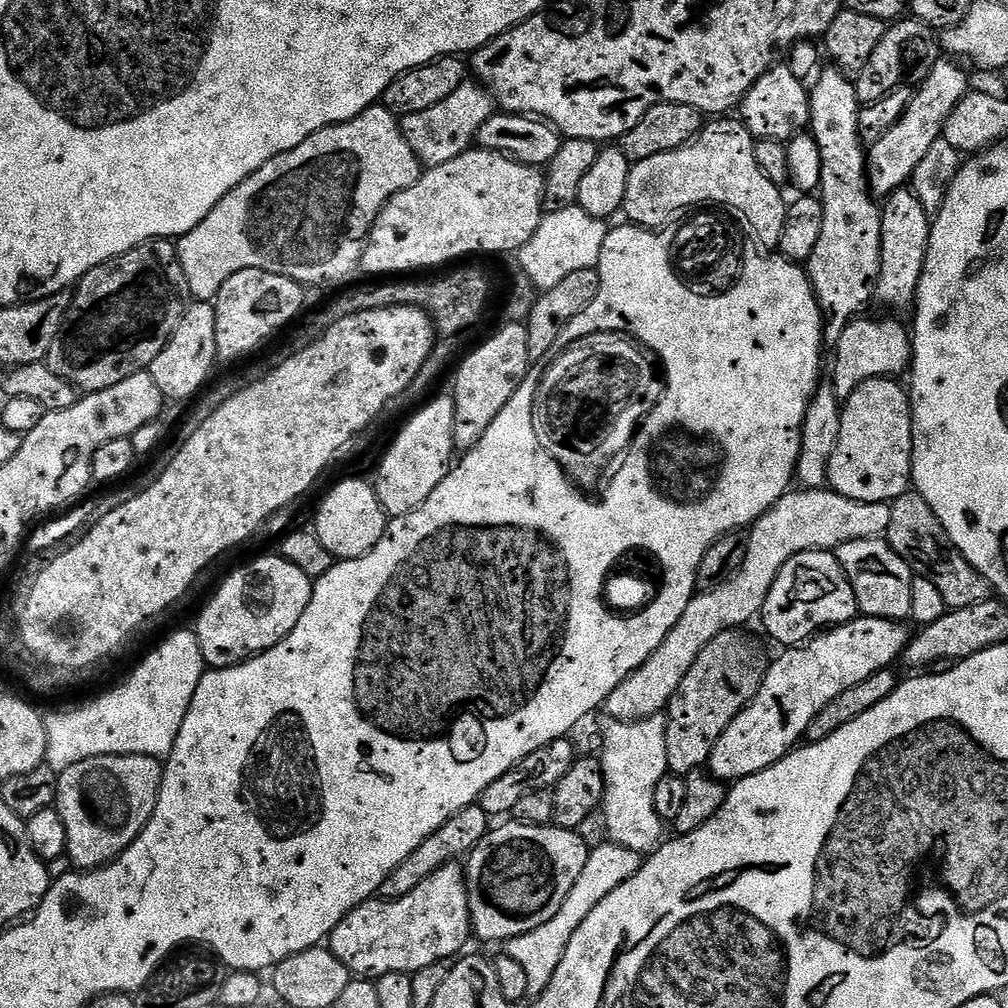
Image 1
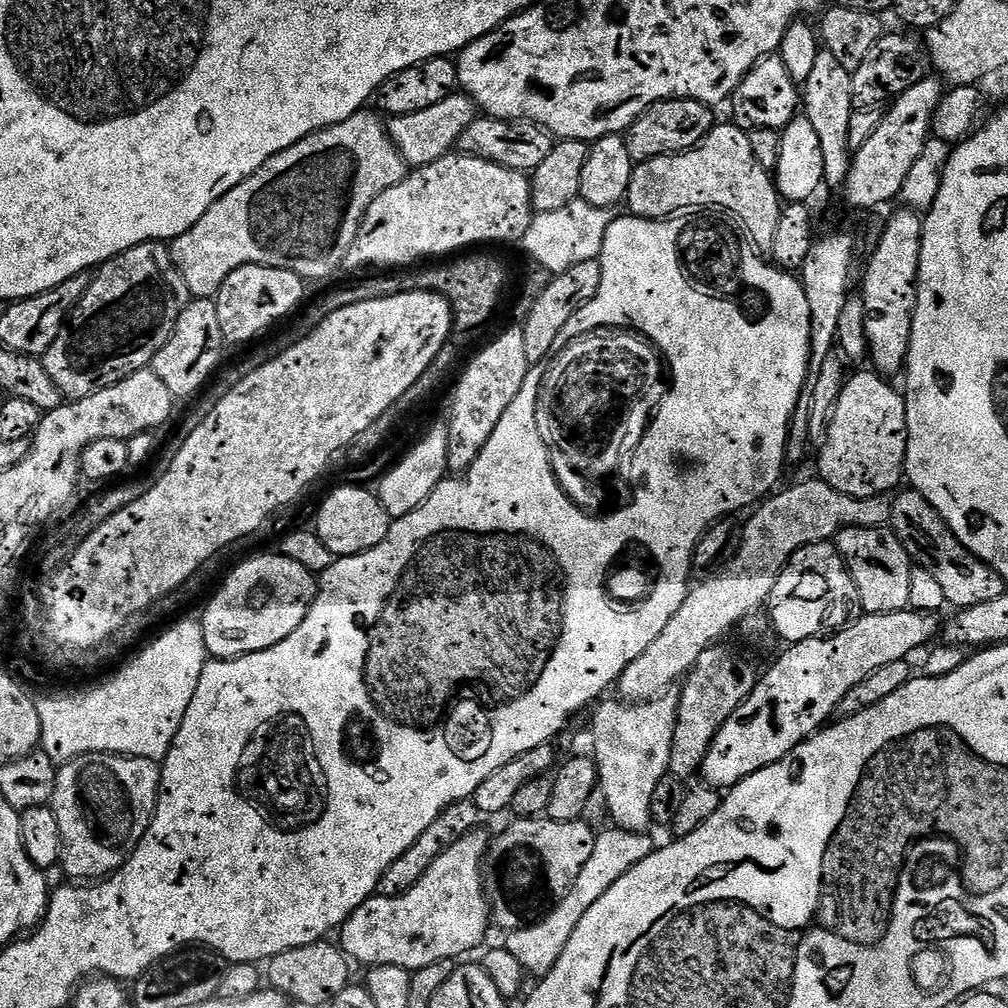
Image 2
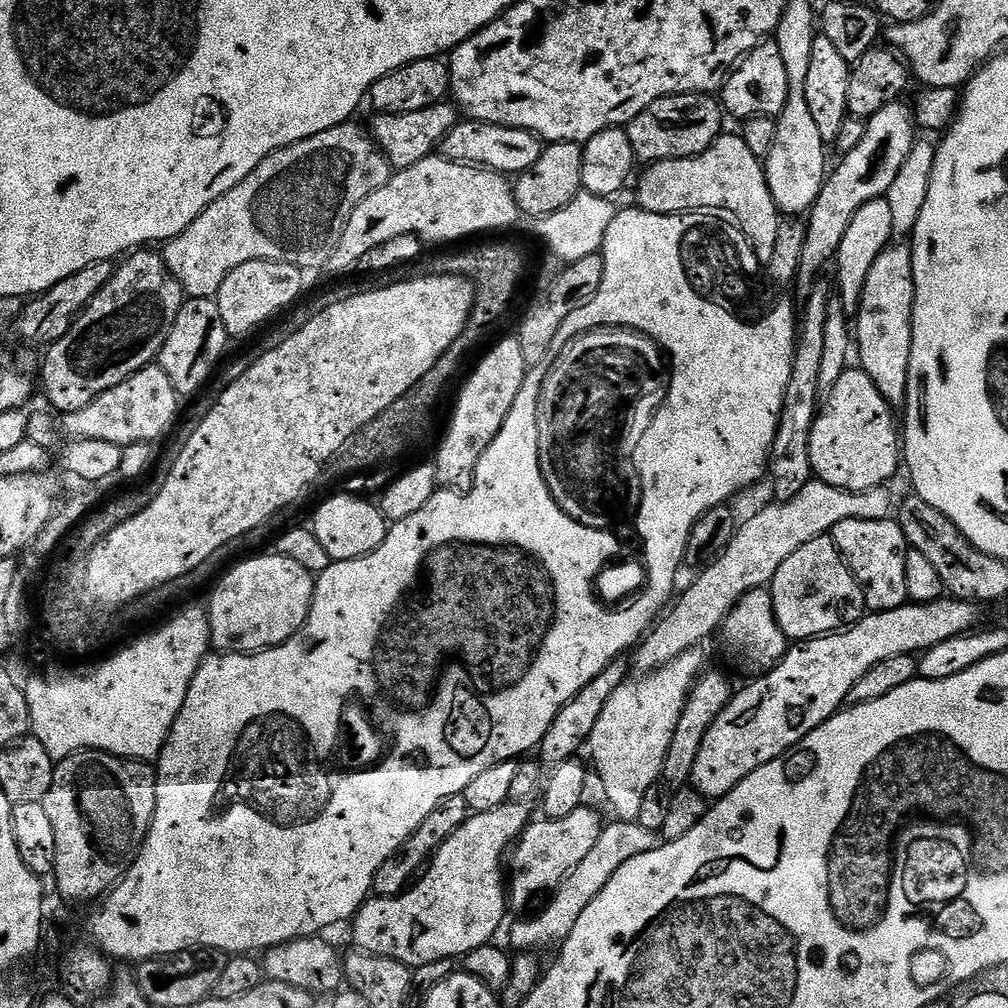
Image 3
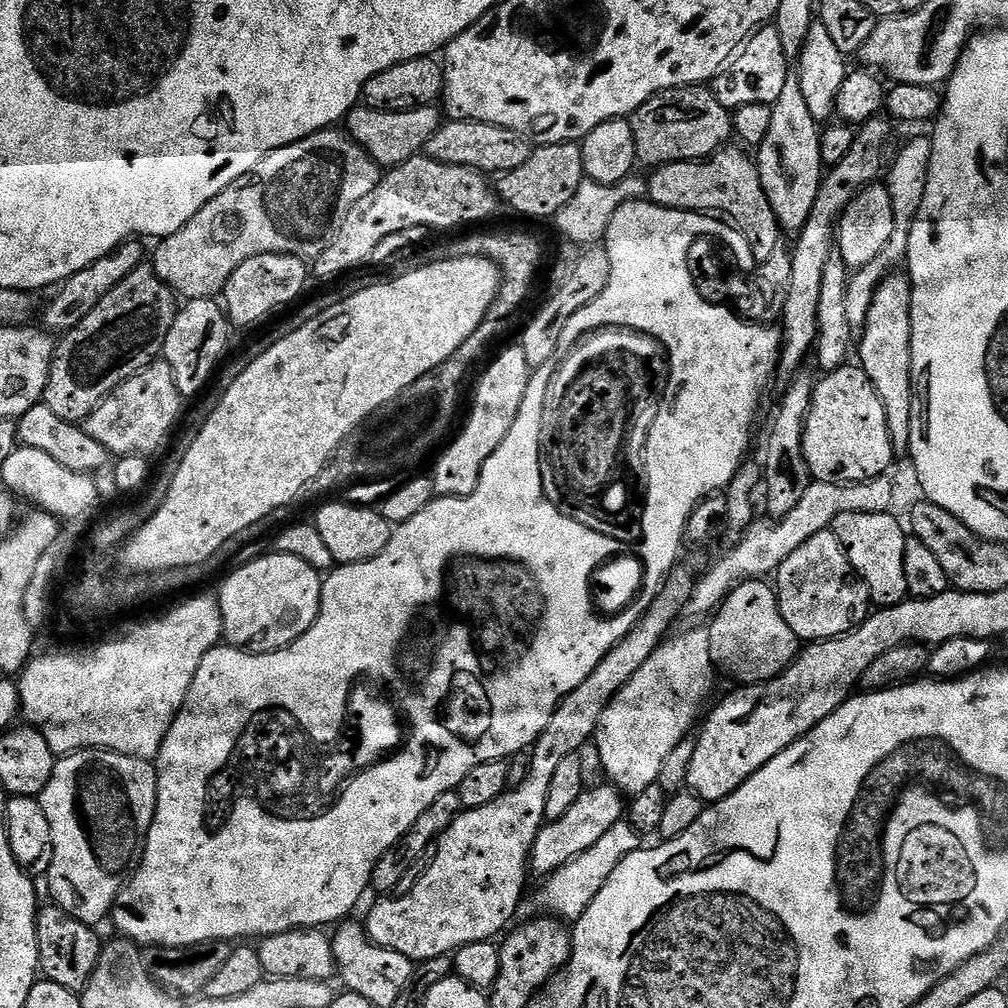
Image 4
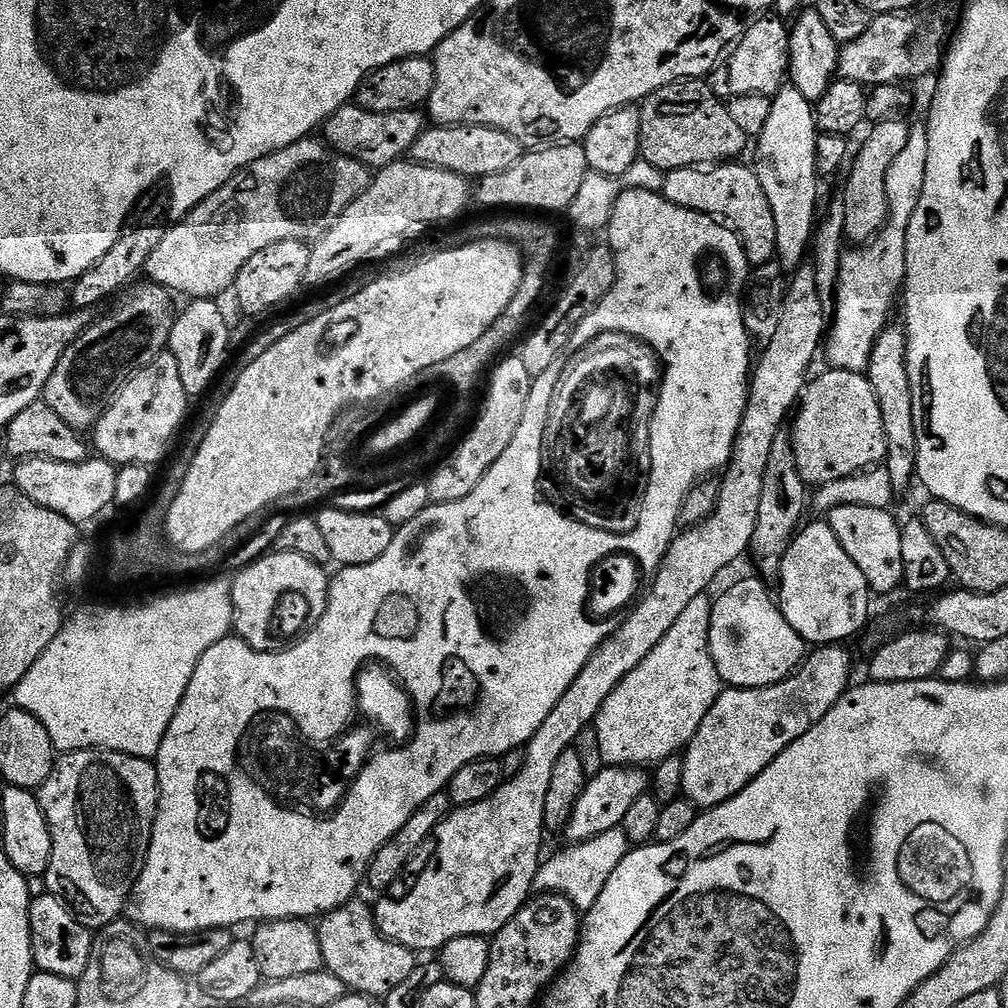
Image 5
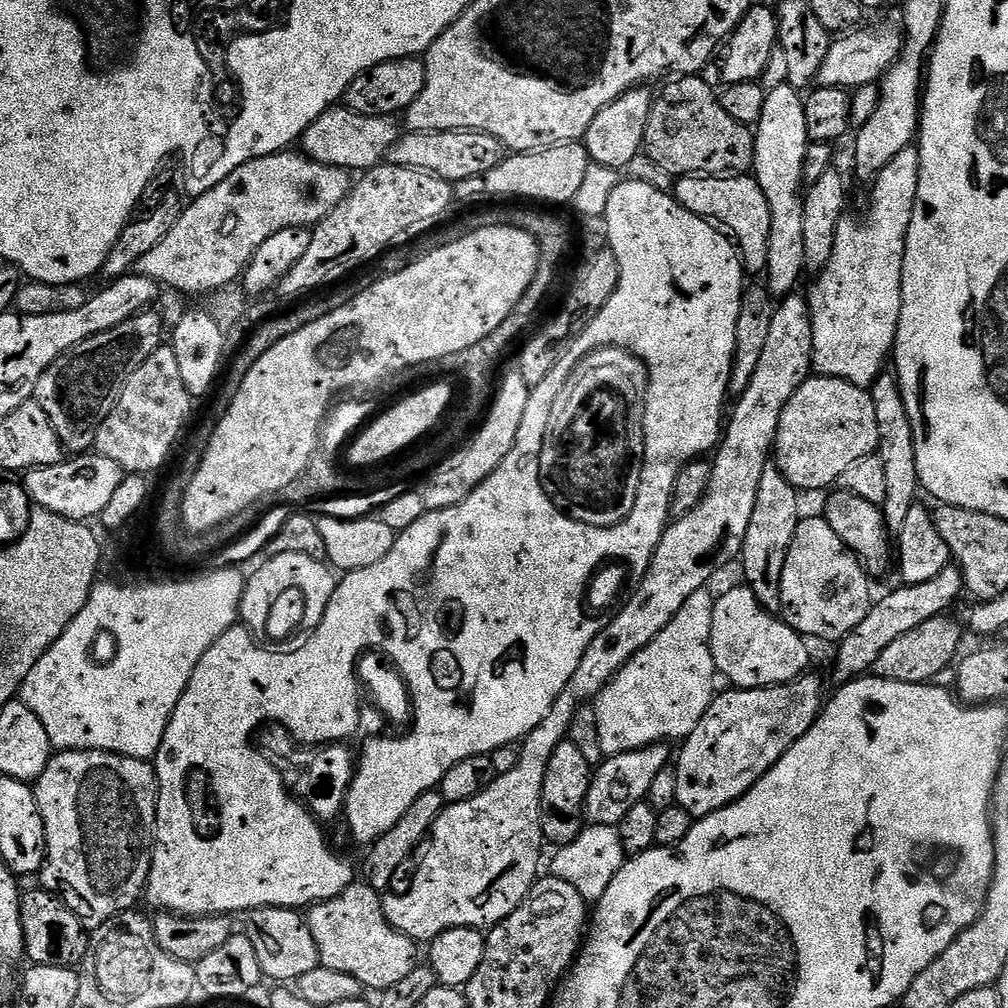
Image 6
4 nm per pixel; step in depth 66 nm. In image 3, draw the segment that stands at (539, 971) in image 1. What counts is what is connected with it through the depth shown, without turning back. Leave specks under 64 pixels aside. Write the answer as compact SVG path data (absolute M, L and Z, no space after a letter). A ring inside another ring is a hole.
M619 818L613 821L613 824L605 823L602 834L598 842L594 842L590 854L586 854L586 858L582 858L582 862L574 866L572 873L551 893L547 903L531 918L521 919L524 920L521 924L507 929L509 942L514 947L520 948L516 950L531 949L528 948L531 944L559 945L570 934L570 930L574 930L578 918L582 918L582 910L586 910L586 906L590 906L590 902L594 902L594 898L598 898L598 894L606 890L606 882L610 882L614 874L618 874L618 869L626 866L630 858L638 858L638 854L646 854L658 846L657 833L646 830L646 826L642 826L639 822ZM532 918L533 920L528 920Z

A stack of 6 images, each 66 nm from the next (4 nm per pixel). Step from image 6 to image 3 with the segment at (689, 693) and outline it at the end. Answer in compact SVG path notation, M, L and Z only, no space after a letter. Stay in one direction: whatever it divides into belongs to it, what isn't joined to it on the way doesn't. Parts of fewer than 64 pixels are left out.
M703 647L686 650L678 658L674 658L674 662L666 662L666 666L636 678L640 680L632 678L618 686L618 690L610 694L610 702L606 702L606 707L602 709L602 714L594 725L587 747L592 748L595 772L602 774L602 782L606 782L608 804L621 820L638 821L638 810L642 810L642 798L646 798L646 790L650 790L650 786L654 786L661 779L666 750L670 750L674 730L678 730L678 720L682 718L688 694L696 685L697 676L705 671L704 651Z

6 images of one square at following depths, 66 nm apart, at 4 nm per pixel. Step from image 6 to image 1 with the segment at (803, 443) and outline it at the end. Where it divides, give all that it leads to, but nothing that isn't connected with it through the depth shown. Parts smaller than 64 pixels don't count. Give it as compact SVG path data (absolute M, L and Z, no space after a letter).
M879 376L873 380L862 382L862 386L858 386L858 390L854 390L854 394L850 394L850 398L843 401L840 409L840 417L842 418L842 430L838 430L838 446L834 446L834 458L830 458L830 466L828 467L828 484L831 491L842 494L846 498L854 498L858 502L878 502L879 504L887 504L897 500L903 492L909 491L913 487L912 483L912 401L910 392L907 387L900 385L901 381L896 378L885 378Z

